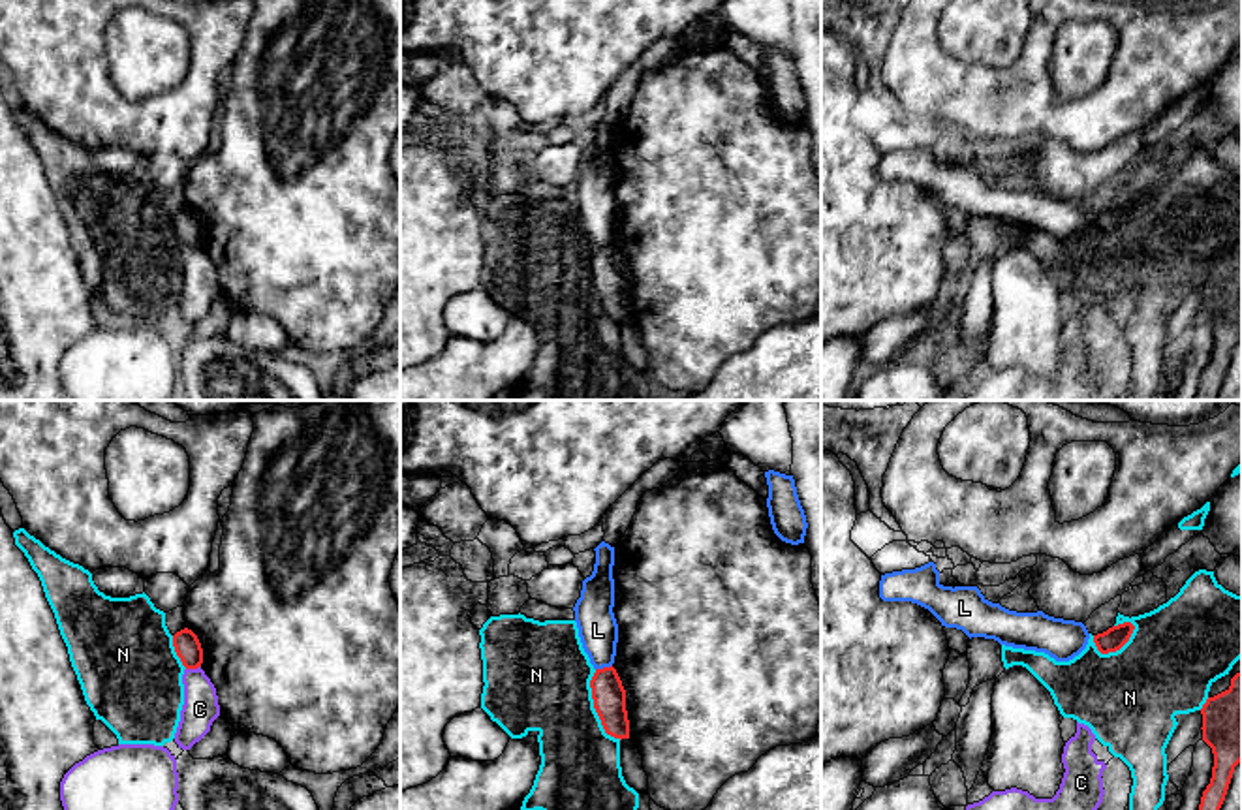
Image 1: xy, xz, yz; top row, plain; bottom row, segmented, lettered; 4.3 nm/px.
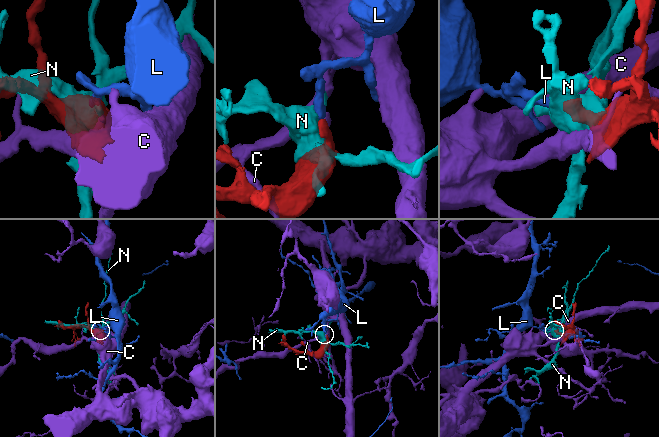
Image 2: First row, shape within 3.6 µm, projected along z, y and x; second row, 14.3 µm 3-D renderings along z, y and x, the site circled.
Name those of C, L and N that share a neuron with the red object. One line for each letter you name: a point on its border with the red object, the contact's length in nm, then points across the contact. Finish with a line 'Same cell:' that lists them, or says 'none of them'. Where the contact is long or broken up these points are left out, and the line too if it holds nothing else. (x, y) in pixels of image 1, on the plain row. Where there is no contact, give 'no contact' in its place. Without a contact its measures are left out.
Same cell: none of them

